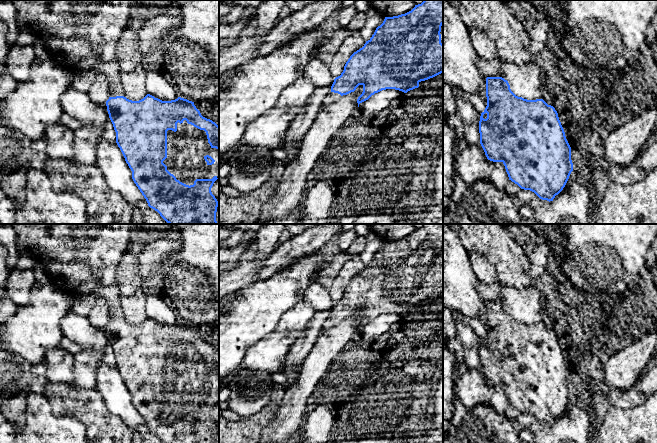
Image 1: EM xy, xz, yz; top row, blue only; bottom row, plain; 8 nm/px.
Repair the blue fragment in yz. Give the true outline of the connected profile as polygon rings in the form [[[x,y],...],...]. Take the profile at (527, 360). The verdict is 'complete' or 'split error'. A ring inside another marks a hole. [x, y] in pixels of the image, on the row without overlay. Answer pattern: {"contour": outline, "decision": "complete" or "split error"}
{"contour": [[[502,301],[486,302],[486,321],[487,330],[480,340],[479,357],[480,368],[487,383],[502,386],[509,404],[521,413],[534,416],[542,424],[553,425],[555,420],[563,414],[573,395],[571,371],[557,335],[543,323],[527,324],[516,320],[511,315],[508,305]]], "decision": "complete"}

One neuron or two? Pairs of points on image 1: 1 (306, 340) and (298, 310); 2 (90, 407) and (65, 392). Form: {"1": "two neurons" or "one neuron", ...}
{"1": "two neurons", "2": "one neuron"}

